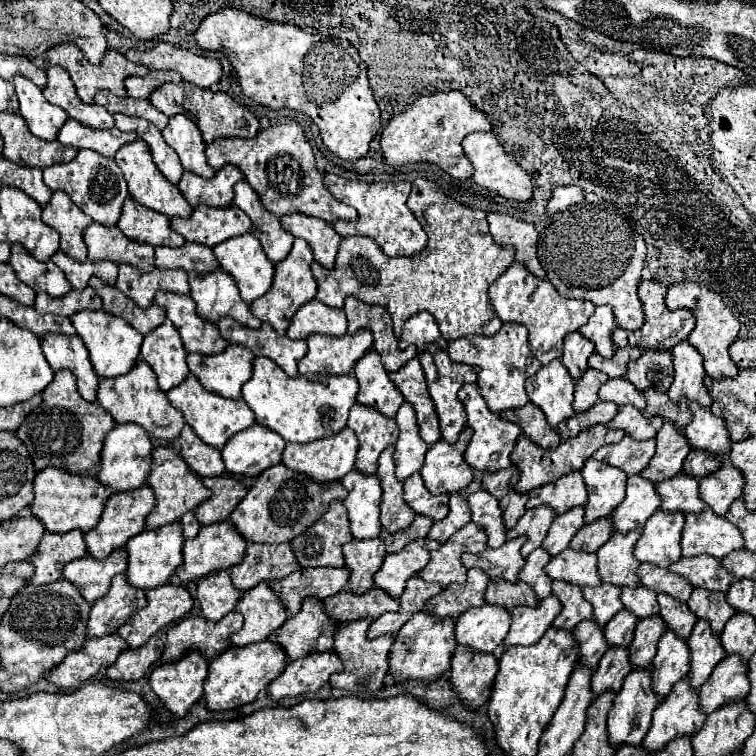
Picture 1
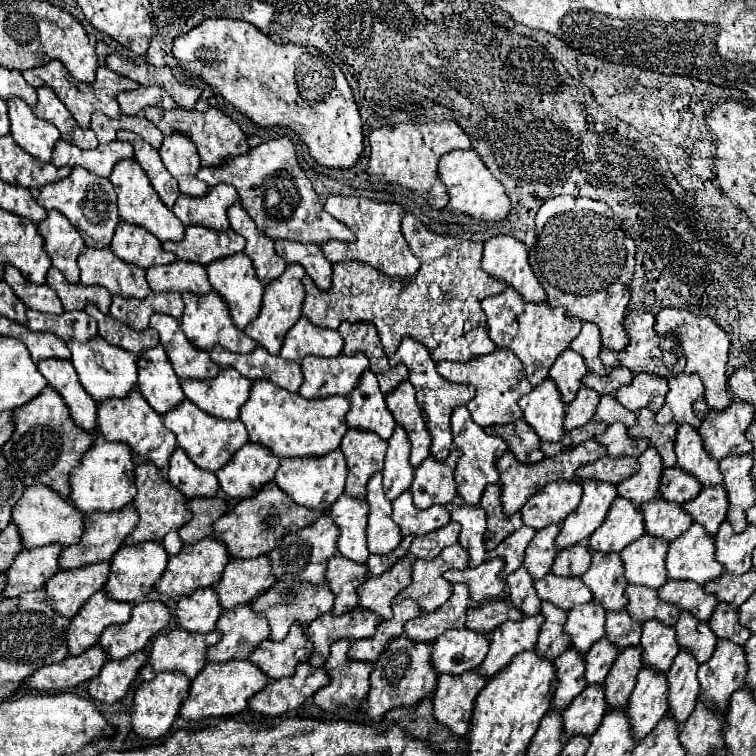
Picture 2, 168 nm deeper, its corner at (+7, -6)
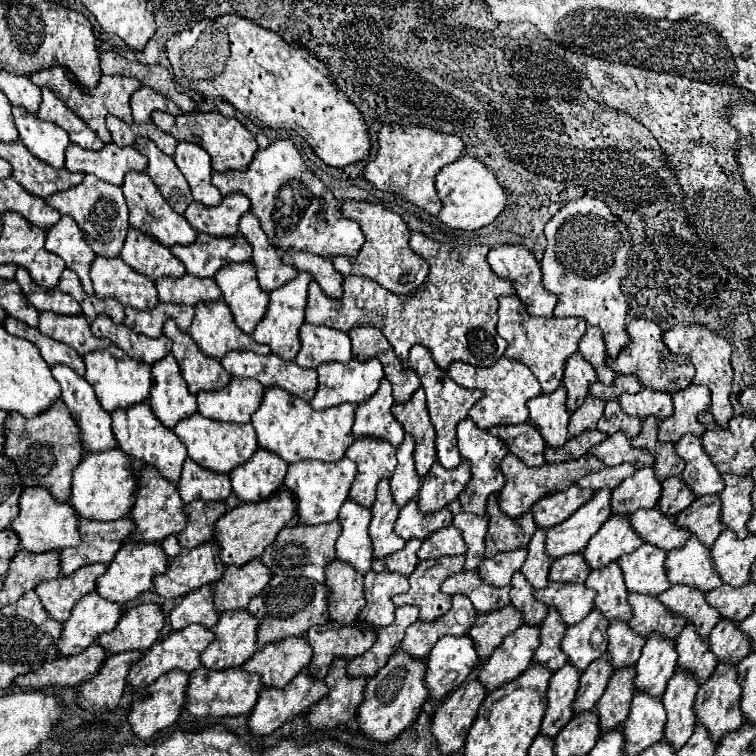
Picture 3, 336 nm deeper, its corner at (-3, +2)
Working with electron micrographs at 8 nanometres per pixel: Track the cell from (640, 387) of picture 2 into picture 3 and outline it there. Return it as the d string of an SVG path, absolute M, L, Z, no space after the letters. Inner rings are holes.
M639 390L639 394L623 394L619 398L619 404L627 416L635 416L641 420L645 420L647 416L667 420L671 418L673 412L671 394L659 394L655 390Z

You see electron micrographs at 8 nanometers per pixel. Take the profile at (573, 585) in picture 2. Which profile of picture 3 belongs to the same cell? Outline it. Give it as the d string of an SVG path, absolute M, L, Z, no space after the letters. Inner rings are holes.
M549 584L547 588L537 590L535 598L545 606L555 608L565 626L573 626L593 610L595 594L583 584Z

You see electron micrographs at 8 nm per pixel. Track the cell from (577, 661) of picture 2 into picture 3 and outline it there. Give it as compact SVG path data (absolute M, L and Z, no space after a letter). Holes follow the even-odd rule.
M565 664L557 670L549 680L547 690L547 710L541 722L541 734L547 738L555 738L559 730L573 718L571 702L575 698L575 690L579 688L579 672L573 666Z

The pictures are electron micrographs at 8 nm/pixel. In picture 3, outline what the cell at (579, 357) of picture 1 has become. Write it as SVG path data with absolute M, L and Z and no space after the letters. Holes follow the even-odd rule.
M575 352L567 364L565 364L565 376L563 376L563 386L567 390L567 410L575 412L583 400L587 398L589 384L595 382L595 370L579 358L579 352Z

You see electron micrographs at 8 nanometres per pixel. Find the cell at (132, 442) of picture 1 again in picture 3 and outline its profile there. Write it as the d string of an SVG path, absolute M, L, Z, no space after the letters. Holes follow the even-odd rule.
M119 448L107 450L105 454L89 454L73 470L69 506L75 510L79 518L101 522L119 520L129 516L133 502L135 502L135 476L131 470L131 458L123 454Z

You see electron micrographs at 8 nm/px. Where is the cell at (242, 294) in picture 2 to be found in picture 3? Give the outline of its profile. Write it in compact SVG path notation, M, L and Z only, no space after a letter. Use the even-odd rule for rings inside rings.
M251 262L227 266L219 270L219 274L215 274L215 282L223 292L227 306L231 308L235 324L245 334L253 334L269 304L269 294L261 290L257 282L255 266Z

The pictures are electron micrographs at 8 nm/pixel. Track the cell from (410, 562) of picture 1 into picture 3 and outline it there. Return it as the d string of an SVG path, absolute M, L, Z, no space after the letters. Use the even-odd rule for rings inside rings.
M367 572L365 576L365 608L359 614L359 620L365 620L371 628L383 628L393 622L395 606L391 598L395 594L407 592L407 578L391 572Z

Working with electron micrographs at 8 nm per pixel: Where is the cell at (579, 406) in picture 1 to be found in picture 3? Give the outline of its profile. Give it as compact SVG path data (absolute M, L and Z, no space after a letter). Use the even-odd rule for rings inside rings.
M587 396L583 406L579 406L579 410L575 410L571 414L569 436L579 436L585 430L593 430L597 426L599 418L603 416L603 408L605 408L605 402L599 402L597 398Z

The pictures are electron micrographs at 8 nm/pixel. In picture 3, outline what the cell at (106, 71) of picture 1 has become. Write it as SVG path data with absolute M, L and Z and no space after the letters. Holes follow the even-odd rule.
M59 66L47 68L47 70L43 70L43 72L35 72L35 74L31 74L29 78L31 78L31 82L33 82L35 86L53 90L53 92L67 104L67 108L69 108L71 112L75 112L81 120L85 120L85 124L87 124L91 130L95 130L95 134L97 134L105 144L113 142L113 140L111 140L111 132L109 132L107 126L105 126L105 118L107 118L109 114L117 116L117 118L123 120L125 124L133 124L133 116L131 116L131 108L129 108L129 98L131 98L131 94L133 94L135 90L141 88L141 82L135 80L135 78L125 78L125 76L101 76L97 88L95 88L95 90L89 90L89 92L83 90L83 88L75 82L75 78L71 76L71 72L69 72L67 68L59 68Z

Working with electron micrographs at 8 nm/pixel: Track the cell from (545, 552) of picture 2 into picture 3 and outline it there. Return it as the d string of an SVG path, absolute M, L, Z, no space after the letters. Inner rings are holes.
M537 528L537 532L533 534L533 538L529 542L529 548L527 548L527 560L519 570L535 590L541 590L541 588L545 588L549 584L547 574L549 574L551 560L545 556L543 532L545 532L543 528Z

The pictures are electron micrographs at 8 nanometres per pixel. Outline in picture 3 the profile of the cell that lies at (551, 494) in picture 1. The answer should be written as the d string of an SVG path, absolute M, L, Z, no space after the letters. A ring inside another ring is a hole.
M573 484L571 488L567 488L563 492L555 492L551 496L541 498L531 508L531 514L539 528L551 528L551 526L567 520L575 510L579 510L591 498L593 498L591 490L583 490Z

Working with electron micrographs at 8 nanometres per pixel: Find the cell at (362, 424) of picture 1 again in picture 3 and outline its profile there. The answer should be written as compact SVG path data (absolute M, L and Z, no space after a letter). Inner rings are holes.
M359 438L351 444L345 456L357 464L349 498L365 508L371 508L375 502L377 482L391 478L397 466L395 448L389 442L375 442L375 438Z

